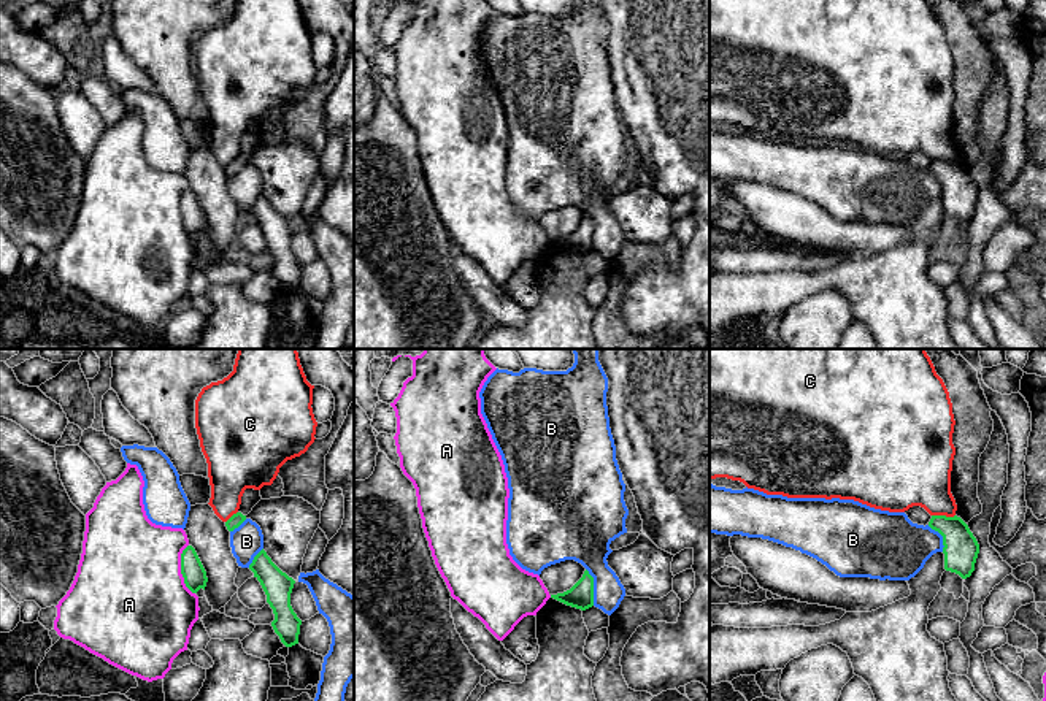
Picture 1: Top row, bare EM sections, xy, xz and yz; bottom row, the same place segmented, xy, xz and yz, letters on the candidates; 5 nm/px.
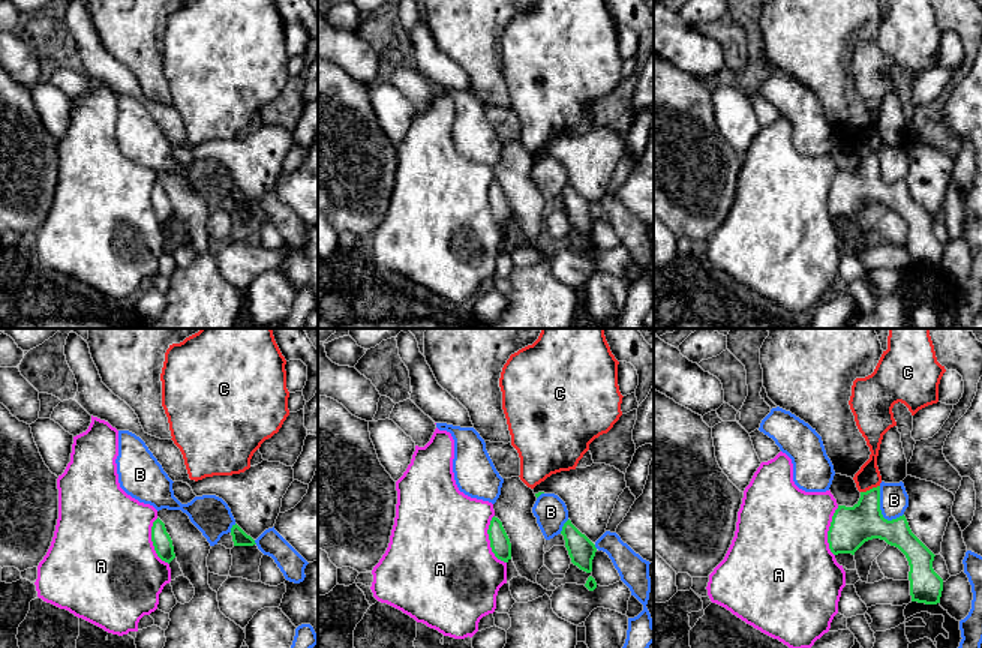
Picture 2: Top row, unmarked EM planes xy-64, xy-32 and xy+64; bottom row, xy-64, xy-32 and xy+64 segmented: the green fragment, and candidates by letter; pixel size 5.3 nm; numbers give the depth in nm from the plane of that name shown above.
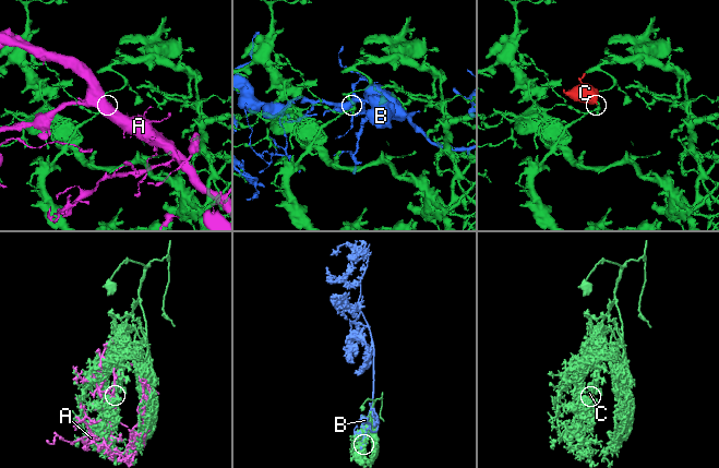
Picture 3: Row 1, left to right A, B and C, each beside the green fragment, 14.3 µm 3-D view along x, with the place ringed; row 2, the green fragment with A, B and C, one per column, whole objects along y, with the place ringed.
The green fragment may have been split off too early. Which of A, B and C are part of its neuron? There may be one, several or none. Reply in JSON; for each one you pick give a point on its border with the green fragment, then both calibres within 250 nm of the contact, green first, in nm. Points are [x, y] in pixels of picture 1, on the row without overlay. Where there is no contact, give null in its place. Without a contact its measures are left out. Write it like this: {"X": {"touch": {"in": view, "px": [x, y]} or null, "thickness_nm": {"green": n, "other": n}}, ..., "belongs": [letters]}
{"belongs": []}

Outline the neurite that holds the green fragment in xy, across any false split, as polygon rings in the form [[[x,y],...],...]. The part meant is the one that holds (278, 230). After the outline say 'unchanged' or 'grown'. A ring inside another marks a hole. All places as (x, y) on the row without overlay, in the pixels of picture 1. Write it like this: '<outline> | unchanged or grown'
[[[262,193],[249,209],[254,222],[260,227],[267,247],[273,254],[271,271],[286,292],[298,289],[302,265],[290,251],[290,238],[295,225],[283,217]]] | unchanged

